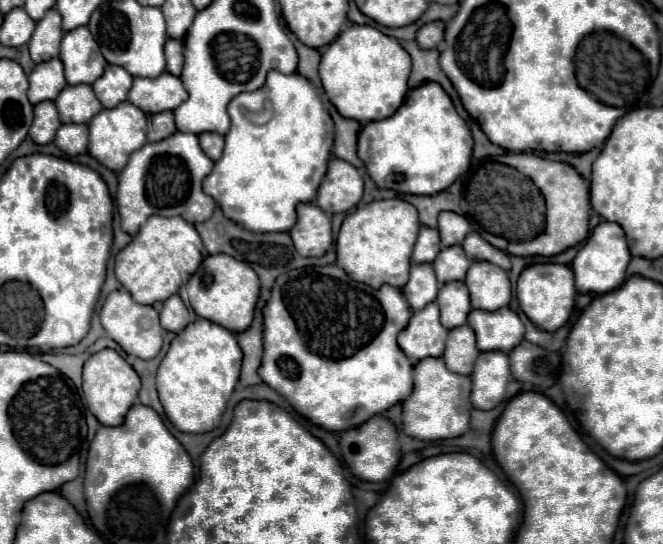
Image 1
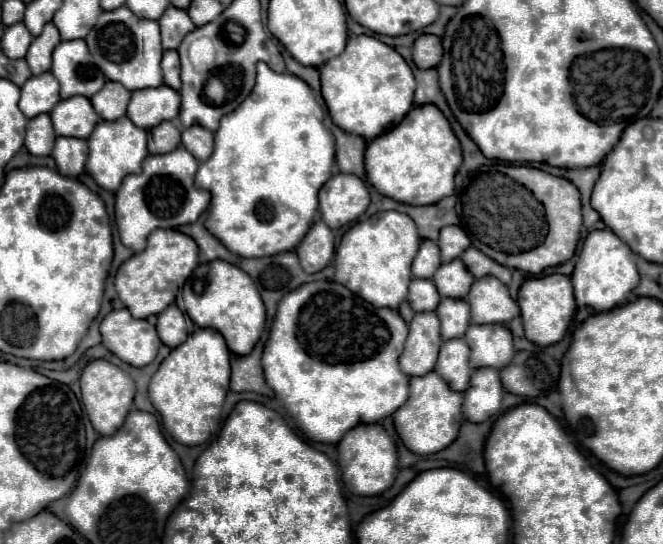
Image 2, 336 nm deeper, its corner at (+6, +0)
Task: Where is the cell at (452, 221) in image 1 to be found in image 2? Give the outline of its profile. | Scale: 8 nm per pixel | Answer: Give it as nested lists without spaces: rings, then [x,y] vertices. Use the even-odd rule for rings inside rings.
[[[455,225],[443,227],[437,243],[439,243],[439,249],[441,249],[443,263],[461,257],[461,253],[471,245],[467,233],[461,227],[455,227]]]

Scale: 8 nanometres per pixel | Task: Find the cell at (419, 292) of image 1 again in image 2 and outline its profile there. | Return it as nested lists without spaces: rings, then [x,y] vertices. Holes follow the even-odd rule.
[[[413,279],[409,285],[407,301],[411,309],[419,313],[419,311],[435,311],[441,297],[435,291],[435,283],[431,283],[431,279]]]

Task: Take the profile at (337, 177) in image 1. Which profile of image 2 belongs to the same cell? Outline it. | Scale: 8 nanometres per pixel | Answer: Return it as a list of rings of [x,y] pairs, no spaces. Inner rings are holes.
[[[337,173],[319,191],[319,211],[331,229],[357,219],[369,205],[369,191],[357,175]]]

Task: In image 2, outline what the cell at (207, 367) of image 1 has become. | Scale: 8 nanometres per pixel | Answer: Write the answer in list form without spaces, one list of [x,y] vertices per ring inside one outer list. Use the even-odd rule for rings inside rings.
[[[195,329],[159,365],[149,383],[149,399],[159,411],[169,435],[183,445],[206,443],[219,423],[221,407],[229,389],[229,349],[215,329]]]

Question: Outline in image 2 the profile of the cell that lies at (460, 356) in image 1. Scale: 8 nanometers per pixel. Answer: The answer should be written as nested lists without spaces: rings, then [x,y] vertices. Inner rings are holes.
[[[449,339],[443,343],[439,351],[439,359],[435,365],[435,373],[447,381],[453,391],[465,391],[471,367],[469,367],[469,347],[463,339]]]

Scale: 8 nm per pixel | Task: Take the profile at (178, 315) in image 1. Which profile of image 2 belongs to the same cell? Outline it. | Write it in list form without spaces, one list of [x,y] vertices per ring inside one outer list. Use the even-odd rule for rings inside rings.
[[[171,303],[171,307],[167,307],[159,315],[159,319],[157,319],[157,333],[159,333],[159,339],[171,349],[187,339],[185,317],[183,317],[183,313],[179,311],[179,307],[175,303]]]

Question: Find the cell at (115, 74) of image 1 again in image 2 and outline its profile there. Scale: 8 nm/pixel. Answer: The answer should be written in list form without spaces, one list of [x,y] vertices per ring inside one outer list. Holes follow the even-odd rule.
[[[107,81],[103,85],[103,91],[95,93],[91,97],[91,103],[93,103],[95,111],[101,115],[101,119],[111,121],[111,119],[119,119],[125,115],[129,97],[131,97],[131,93],[121,83]]]

